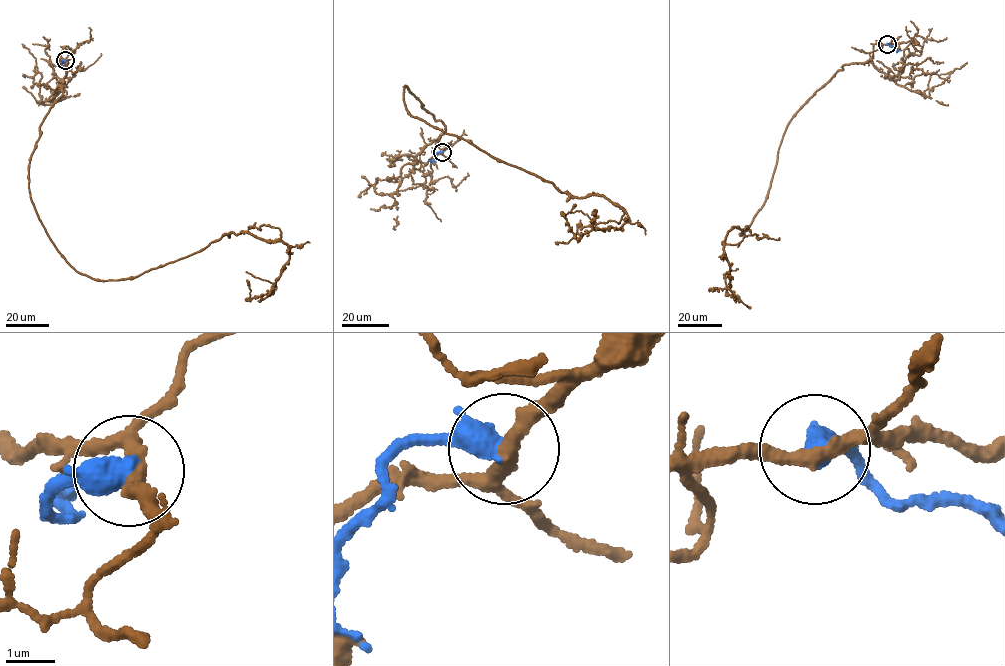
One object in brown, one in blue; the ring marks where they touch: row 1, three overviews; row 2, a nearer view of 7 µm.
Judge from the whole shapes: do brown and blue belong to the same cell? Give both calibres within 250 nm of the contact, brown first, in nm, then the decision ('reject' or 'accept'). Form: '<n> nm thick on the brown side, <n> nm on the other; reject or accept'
300 nm thick on the brown side, 400 nm on the other; reject

